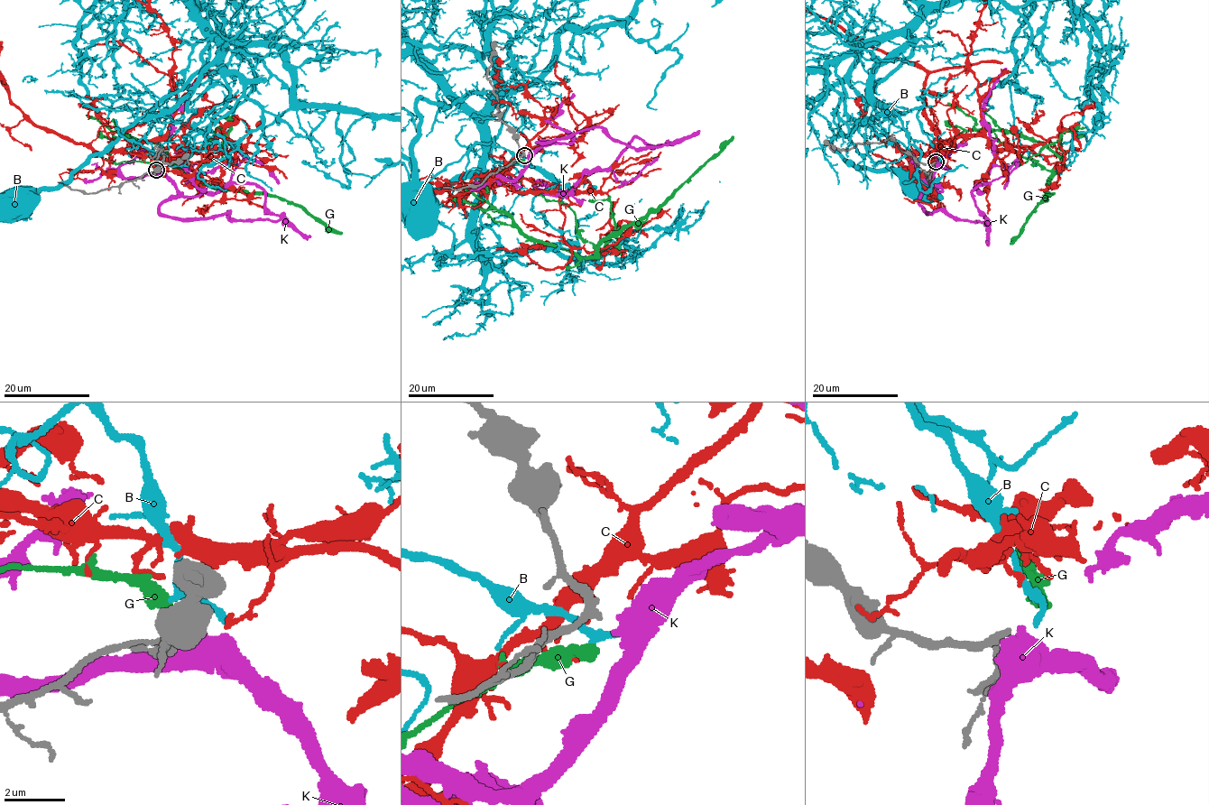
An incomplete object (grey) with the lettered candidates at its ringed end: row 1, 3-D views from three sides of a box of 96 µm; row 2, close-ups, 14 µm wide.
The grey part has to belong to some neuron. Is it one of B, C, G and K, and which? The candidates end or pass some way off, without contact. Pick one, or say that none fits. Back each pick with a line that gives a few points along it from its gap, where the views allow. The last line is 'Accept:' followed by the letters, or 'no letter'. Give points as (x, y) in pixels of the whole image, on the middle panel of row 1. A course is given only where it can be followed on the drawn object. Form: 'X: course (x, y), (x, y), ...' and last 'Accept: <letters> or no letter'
Accept: no letter

